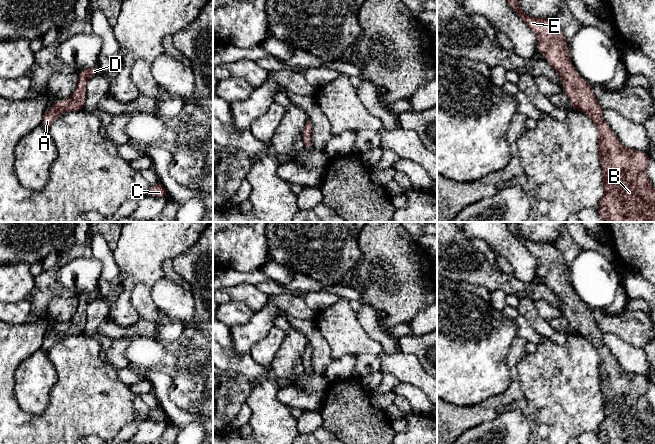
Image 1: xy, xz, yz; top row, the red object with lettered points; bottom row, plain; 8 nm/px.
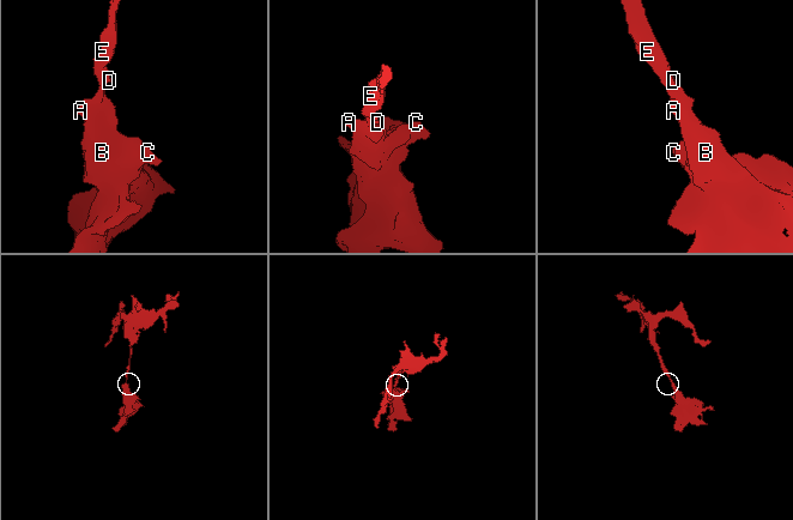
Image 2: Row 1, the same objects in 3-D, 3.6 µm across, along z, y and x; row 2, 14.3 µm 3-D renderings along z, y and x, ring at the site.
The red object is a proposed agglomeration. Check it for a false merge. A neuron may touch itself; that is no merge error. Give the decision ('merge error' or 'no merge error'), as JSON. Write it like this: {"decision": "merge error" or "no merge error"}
{"decision": "no merge error"}

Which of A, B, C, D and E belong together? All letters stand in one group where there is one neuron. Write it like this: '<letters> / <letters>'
A B C D E

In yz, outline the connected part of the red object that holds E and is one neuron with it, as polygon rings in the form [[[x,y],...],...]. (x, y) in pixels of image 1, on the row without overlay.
[[[506,222],[506,225],[528,252],[537,259],[537,274],[557,295],[572,332],[585,337],[598,351],[598,379],[604,413],[604,419],[596,433],[600,441],[603,444],[655,444],[655,413],[646,398],[651,382],[643,375],[630,374],[625,371],[603,343],[604,333],[595,322],[592,308],[582,303],[573,290],[567,265],[556,245],[550,242],[533,242],[525,238],[517,222]]]

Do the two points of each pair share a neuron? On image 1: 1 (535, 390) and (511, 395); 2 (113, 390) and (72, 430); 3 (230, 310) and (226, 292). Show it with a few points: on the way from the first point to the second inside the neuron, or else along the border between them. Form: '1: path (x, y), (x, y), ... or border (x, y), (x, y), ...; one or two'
1: border (517, 369), (520, 388), (524, 397); two
2: path (104, 400), (82, 420); one
3: border (223, 302), (241, 301), (250, 309); two

